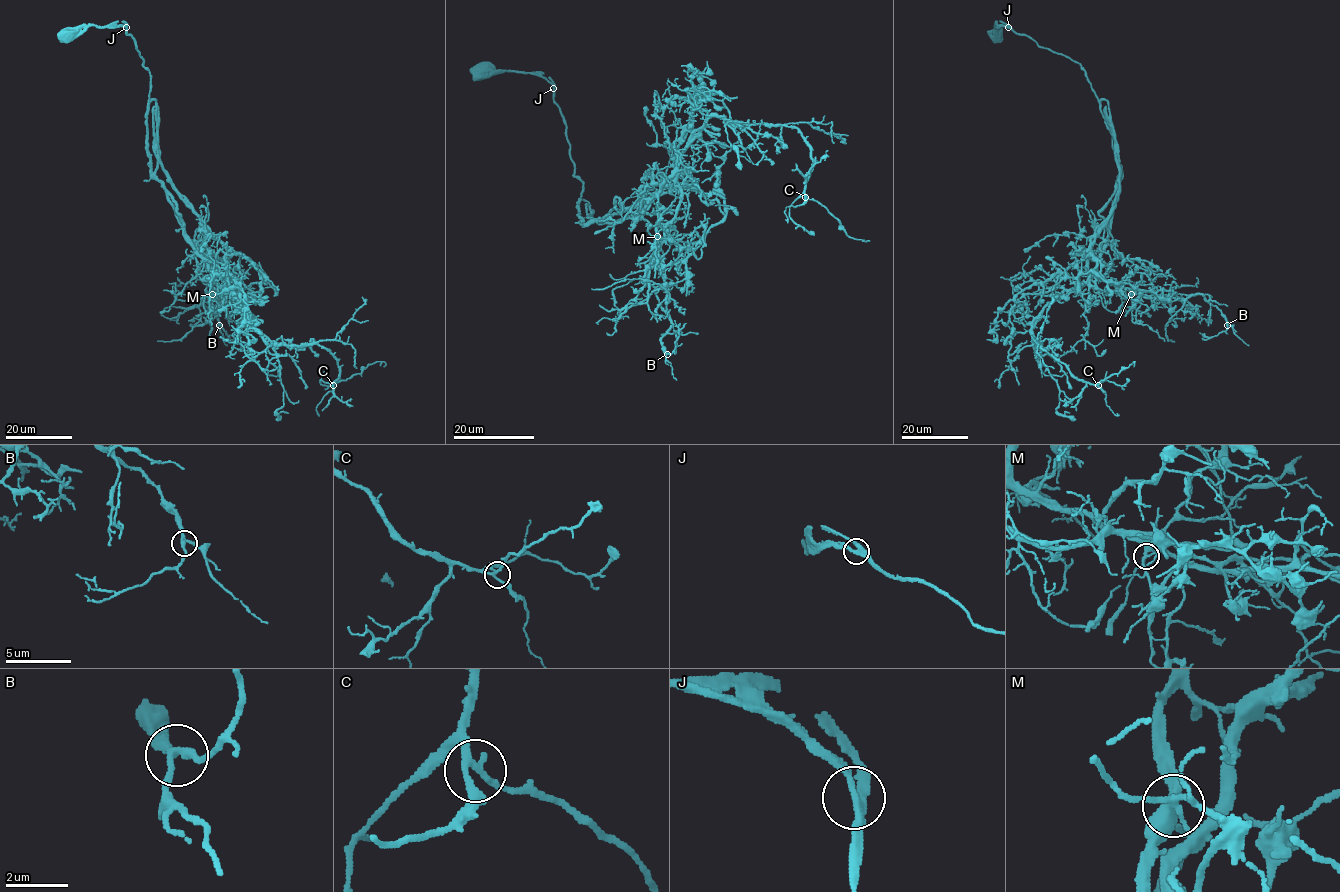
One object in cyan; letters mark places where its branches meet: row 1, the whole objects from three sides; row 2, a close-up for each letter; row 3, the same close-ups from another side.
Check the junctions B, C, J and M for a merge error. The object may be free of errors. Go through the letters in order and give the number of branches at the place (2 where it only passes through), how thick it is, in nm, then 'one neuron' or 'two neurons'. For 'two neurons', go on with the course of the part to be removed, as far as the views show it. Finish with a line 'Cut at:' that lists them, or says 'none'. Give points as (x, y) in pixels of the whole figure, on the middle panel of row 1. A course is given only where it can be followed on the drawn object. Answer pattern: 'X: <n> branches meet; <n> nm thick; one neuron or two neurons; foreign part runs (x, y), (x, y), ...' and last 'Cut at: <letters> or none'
B: 3 branches meet; 220 nm thick; one neuron
C: 3 branches meet; 190 nm thick; one neuron
J: 3 branches meet; 260 nm thick; one neuron
M: 3 branches meet; 240 nm thick; two neurons; foreign part runs (658, 236), (664, 240), (659, 247), (681, 190), (641, 188), (644, 204), (677, 184), (677, 145), (704, 82)
Cut at: M

